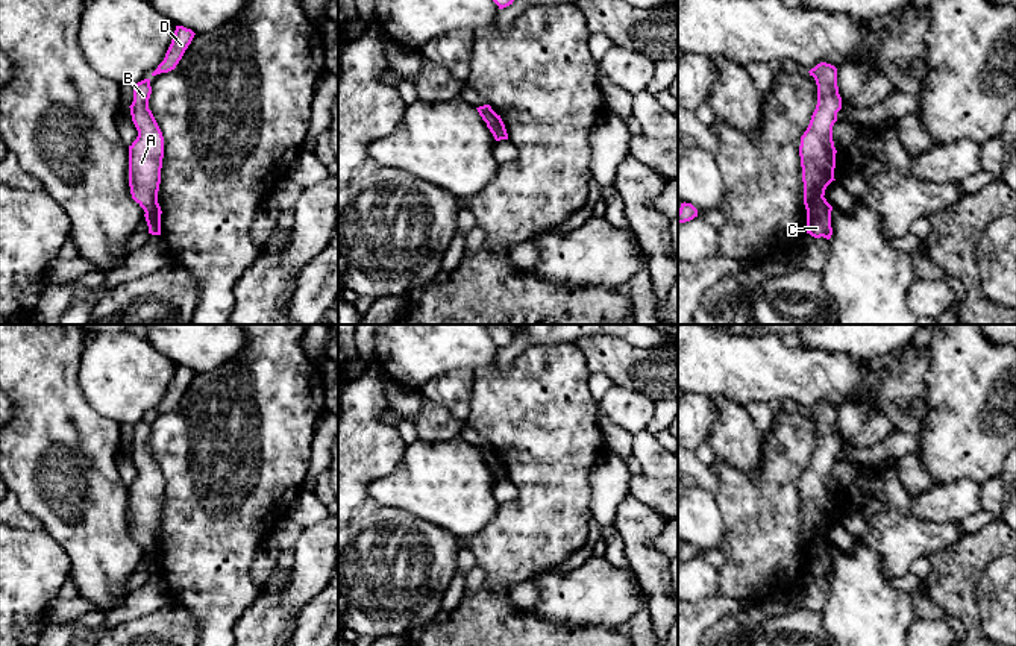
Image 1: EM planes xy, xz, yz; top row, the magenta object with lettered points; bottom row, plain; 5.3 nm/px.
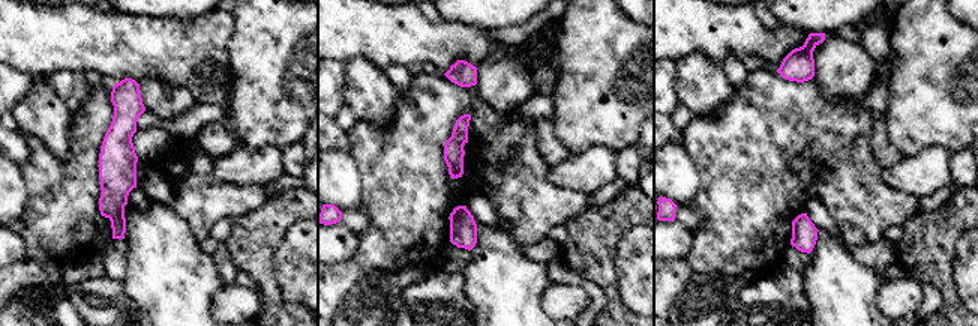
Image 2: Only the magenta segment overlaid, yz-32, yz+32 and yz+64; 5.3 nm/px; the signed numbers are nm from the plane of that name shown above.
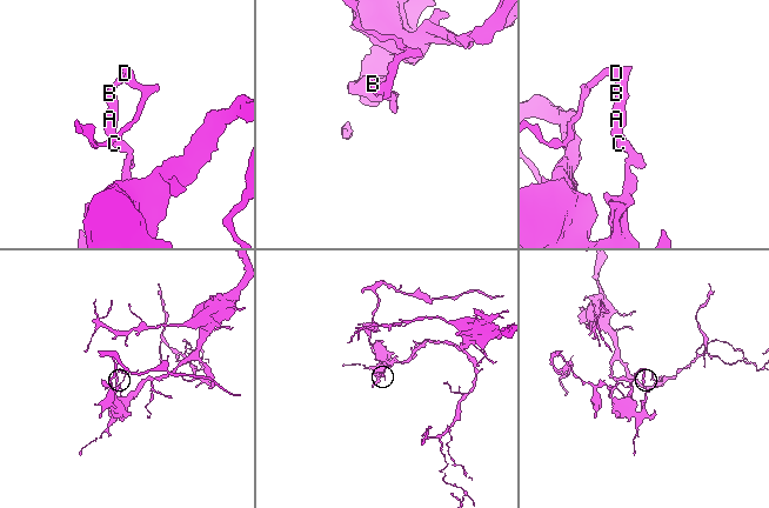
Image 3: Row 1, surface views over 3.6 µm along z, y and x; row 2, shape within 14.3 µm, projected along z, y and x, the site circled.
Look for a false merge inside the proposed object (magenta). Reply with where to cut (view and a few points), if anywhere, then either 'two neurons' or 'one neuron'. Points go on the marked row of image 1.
yz (822, 196), (807, 210) | two neurons

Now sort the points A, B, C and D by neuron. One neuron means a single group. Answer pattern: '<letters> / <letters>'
A B D / C

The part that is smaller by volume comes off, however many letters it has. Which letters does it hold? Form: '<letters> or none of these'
A, B, D

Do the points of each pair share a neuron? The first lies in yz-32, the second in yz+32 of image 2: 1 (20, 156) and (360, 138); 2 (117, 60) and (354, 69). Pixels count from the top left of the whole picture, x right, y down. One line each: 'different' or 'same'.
1: different
2: different

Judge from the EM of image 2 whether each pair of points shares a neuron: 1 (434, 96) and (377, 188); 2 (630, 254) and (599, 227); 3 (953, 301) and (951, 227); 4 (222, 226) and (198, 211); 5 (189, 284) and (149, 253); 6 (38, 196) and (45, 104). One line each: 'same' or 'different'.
1: same
2: different
3: same
4: different
5: same
6: different

